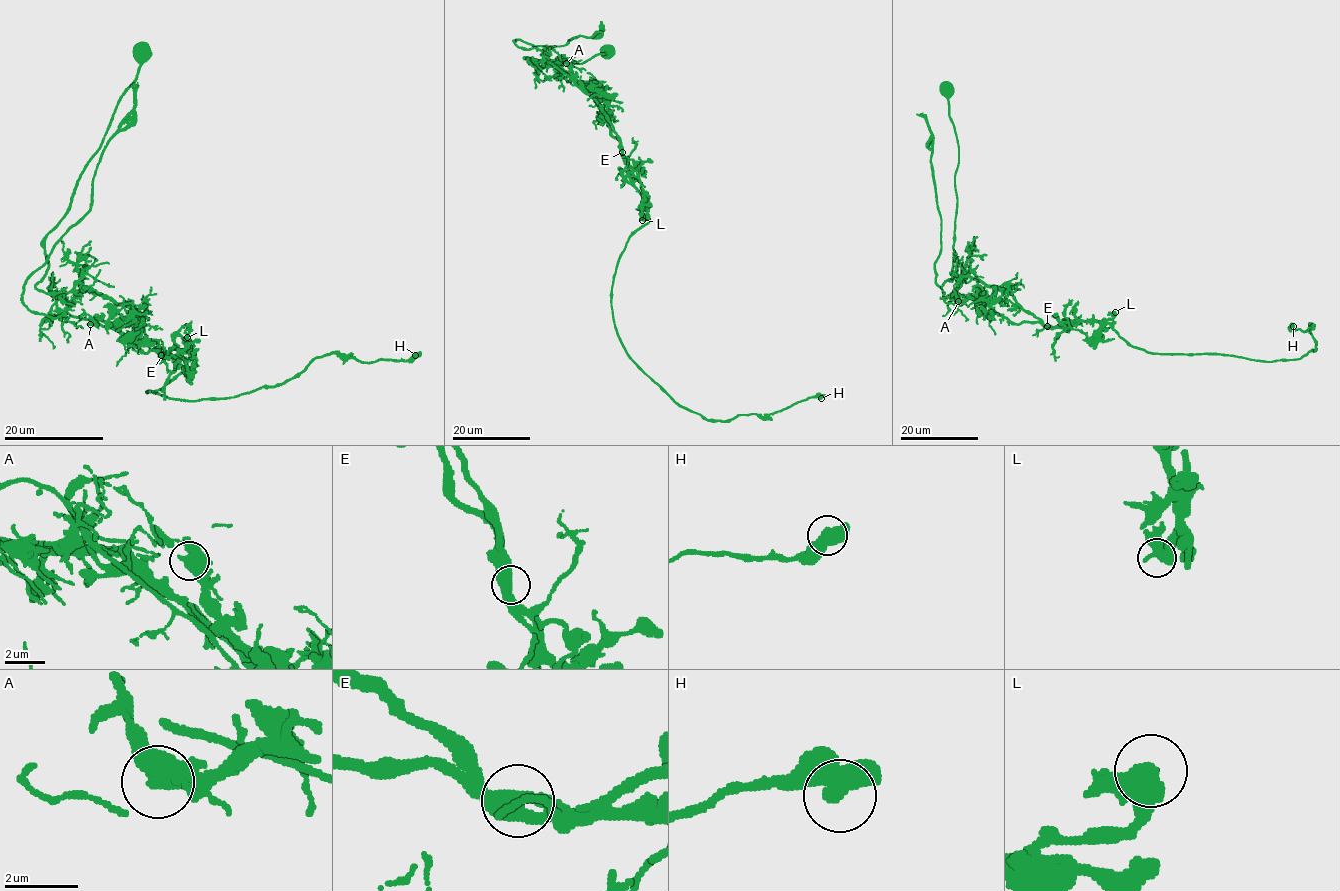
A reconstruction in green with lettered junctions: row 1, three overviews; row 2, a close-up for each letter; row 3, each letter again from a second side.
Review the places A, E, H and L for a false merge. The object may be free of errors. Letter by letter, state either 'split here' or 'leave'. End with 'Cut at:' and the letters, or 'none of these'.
A: leave
E: split here
H: leave
L: leave
Cut at: E

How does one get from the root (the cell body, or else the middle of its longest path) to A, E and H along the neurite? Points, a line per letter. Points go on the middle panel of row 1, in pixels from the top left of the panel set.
A: (608, 53), (582, 63), (524, 58), (547, 59), (571, 78), (566, 63)
E: (608, 53), (582, 63), (524, 58), (552, 61), (565, 70), (608, 118), (610, 133), (623, 152)
H: (608, 53), (524, 58), (556, 62), (593, 98), (643, 200), (612, 286), (627, 354), (707, 419), (821, 398)

